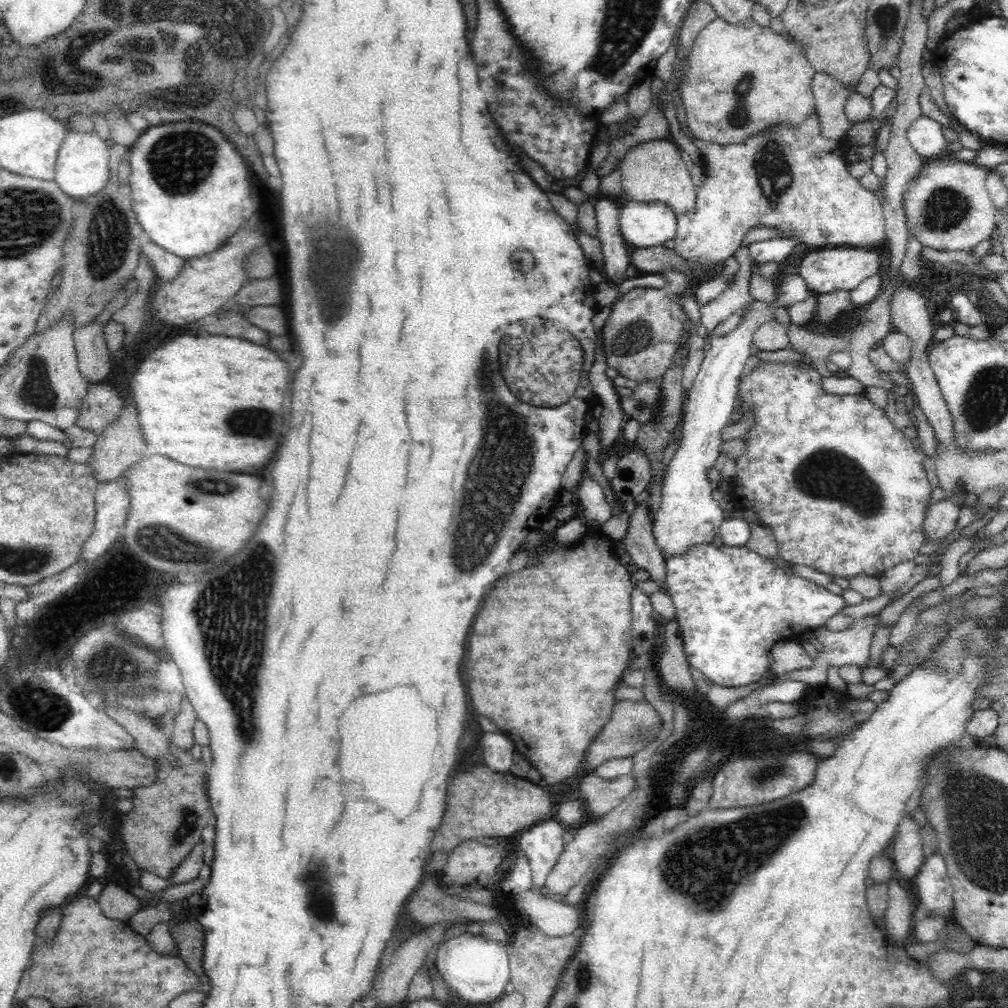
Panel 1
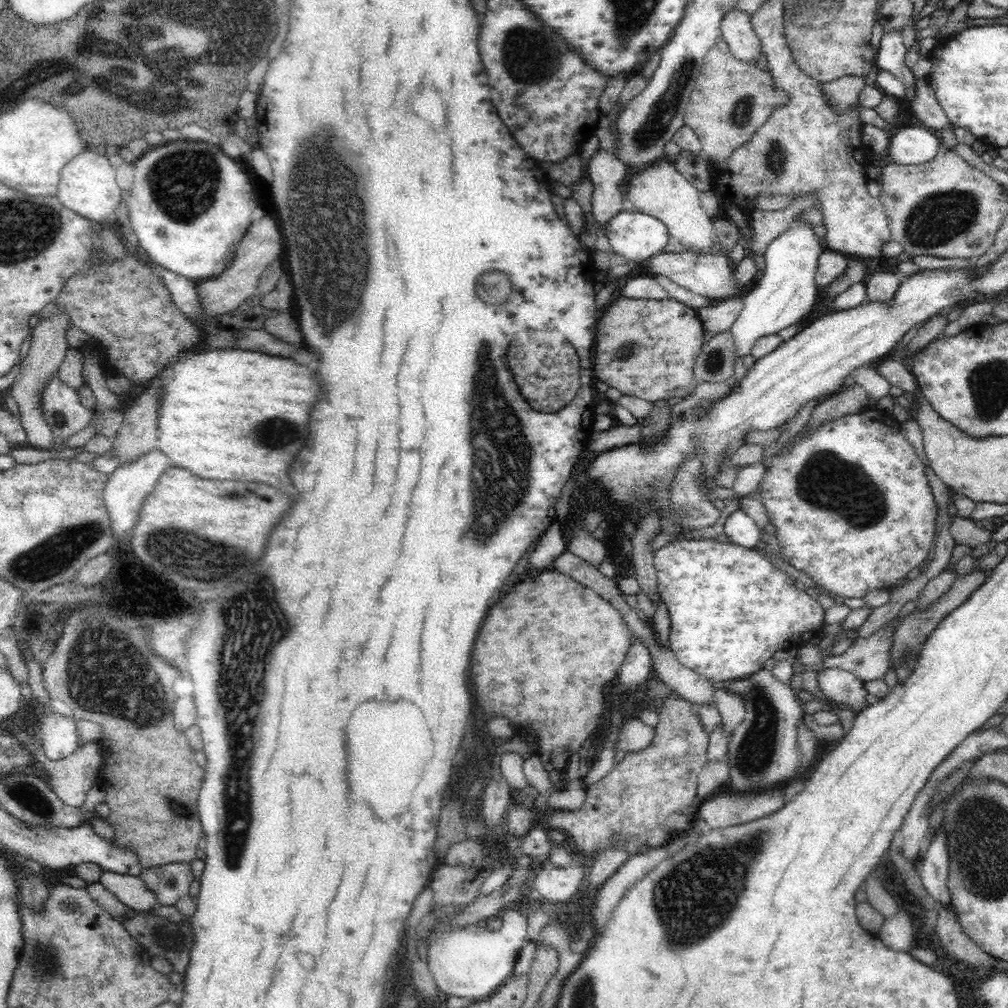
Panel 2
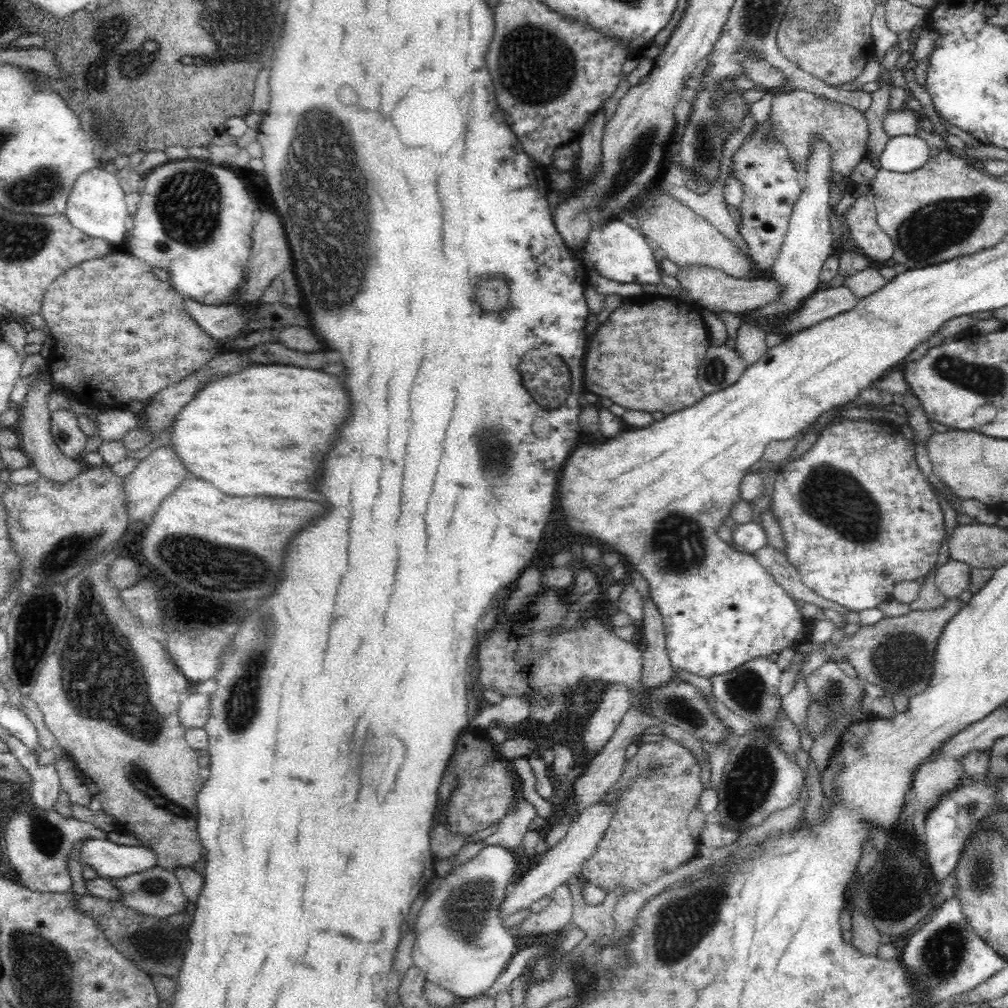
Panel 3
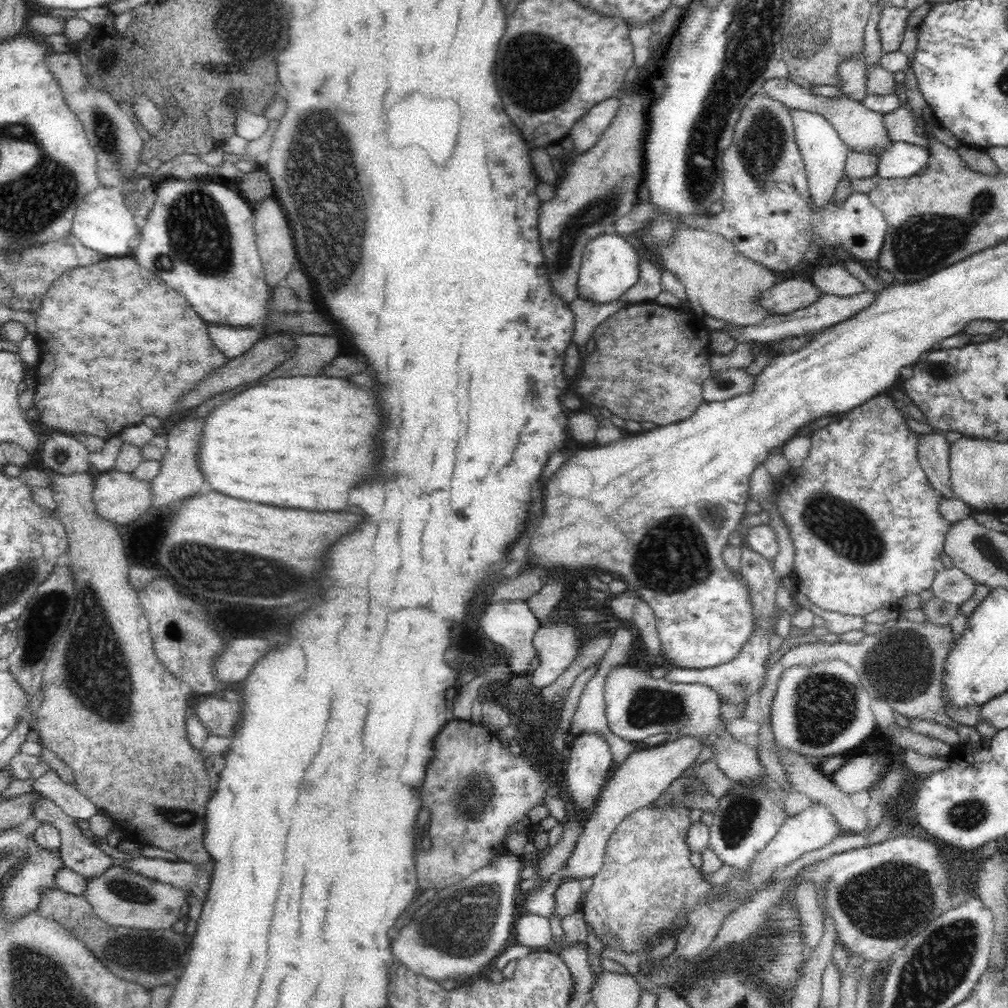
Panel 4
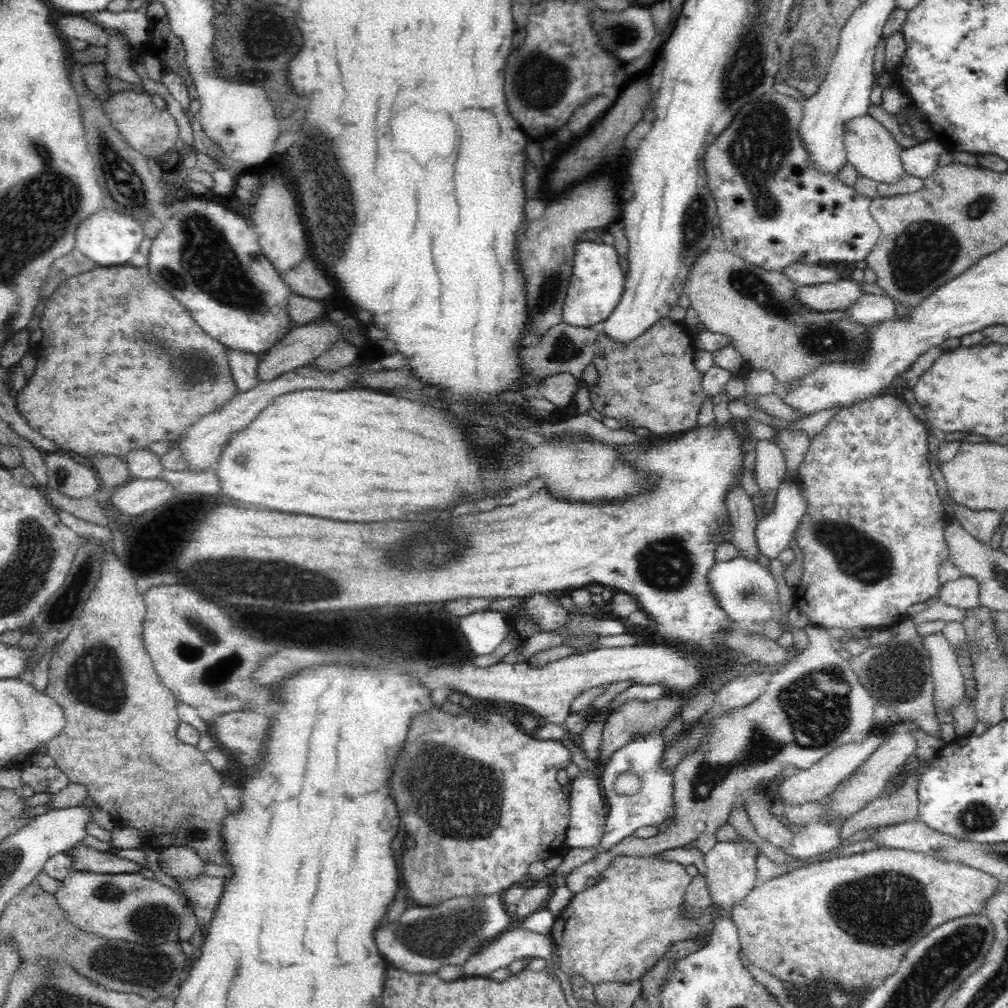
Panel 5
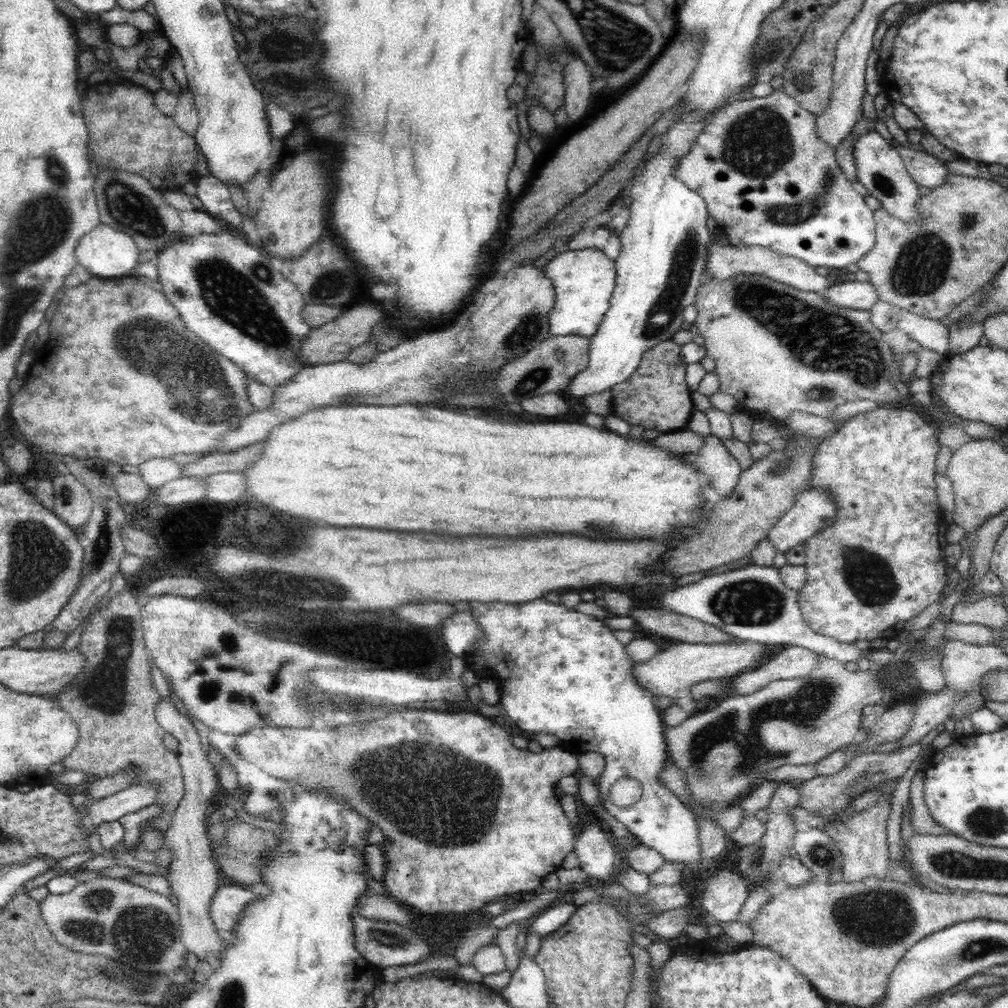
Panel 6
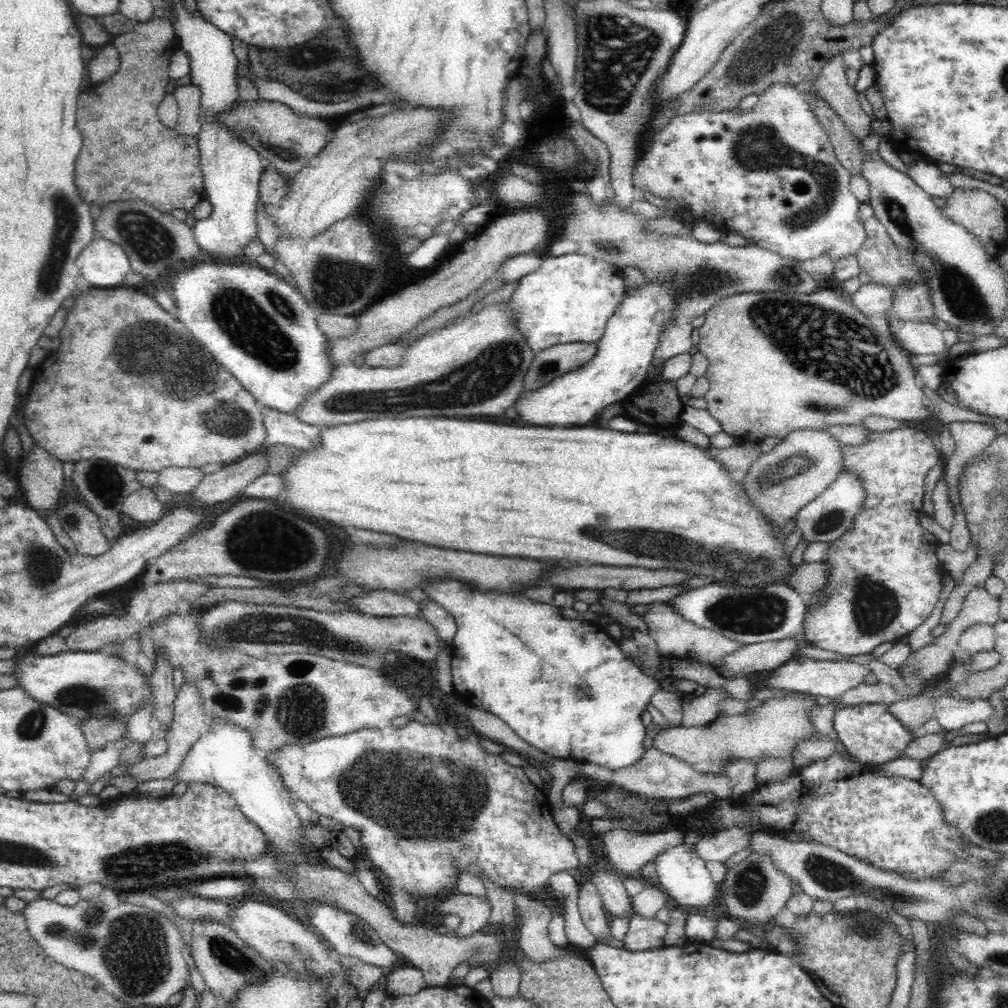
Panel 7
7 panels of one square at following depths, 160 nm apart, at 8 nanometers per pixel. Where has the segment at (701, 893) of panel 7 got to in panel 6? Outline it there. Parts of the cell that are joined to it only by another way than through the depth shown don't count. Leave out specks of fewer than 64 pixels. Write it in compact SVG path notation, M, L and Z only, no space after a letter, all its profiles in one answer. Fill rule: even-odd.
M543 598L525 603L470 601L467 604L472 619L482 631L482 638L474 642L470 648L470 652L474 653L464 658L464 665L466 670L475 672L480 681L484 675L488 675L500 685L497 703L502 706L504 719L512 720L530 737L541 733L554 735L558 740L556 746L562 746L577 756L586 752L600 754L605 761L603 773L606 786L598 781L597 788L609 814L622 822L633 836L637 836L642 845L659 853L664 864L671 864L675 868L681 866L684 877L700 878L706 870L710 871L700 848L699 826L695 816L656 778L669 761L663 736L666 727L662 715L658 713L655 695L637 682L633 672L634 662L626 654L624 645L615 637L614 631L592 616L584 616L559 602L552 603ZM624 777L639 783L642 793L638 808L618 808L611 800L610 788Z

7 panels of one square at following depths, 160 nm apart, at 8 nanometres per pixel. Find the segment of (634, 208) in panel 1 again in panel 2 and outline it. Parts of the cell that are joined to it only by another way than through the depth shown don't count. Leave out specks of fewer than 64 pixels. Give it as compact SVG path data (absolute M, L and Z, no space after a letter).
M626 206L616 216L610 218L604 226L604 236L616 255L624 257L630 269L648 268L648 261L660 255L663 248L670 242L667 227L652 215L644 214Z

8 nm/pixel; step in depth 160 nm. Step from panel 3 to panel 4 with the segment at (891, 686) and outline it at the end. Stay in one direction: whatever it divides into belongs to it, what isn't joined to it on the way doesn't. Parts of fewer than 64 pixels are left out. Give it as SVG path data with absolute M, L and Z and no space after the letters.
M901 613L893 624L888 625L876 635L866 635L858 644L848 645L837 641L834 644L797 642L796 639L789 640L783 646L783 654L767 670L764 682L759 690L759 706L763 716L757 732L759 745L756 748L757 758L765 768L766 776L773 784L776 784L784 794L792 791L787 774L784 773L776 750L778 746L774 741L772 727L770 727L769 711L772 696L776 692L776 682L780 680L780 674L793 666L808 666L826 658L837 658L847 662L859 674L860 684L871 695L871 698L884 700L886 704L907 719L918 719L929 723L943 724L947 728L957 731L960 736L961 746L976 752L982 748L985 740L980 737L975 727L963 726L954 720L949 720L942 706L942 678L945 674L945 659L948 654L948 646L952 642L952 631L950 625L940 626L930 621L922 624L906 620Z

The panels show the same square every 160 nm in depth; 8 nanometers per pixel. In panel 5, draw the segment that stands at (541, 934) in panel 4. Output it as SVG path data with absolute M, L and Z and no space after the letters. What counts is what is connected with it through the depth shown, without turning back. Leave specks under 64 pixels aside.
M515 925L512 930L499 934L475 957L468 958L462 965L462 970L464 976L490 977L498 968L506 968L527 957L544 959L544 969L555 970L549 937L517 929Z

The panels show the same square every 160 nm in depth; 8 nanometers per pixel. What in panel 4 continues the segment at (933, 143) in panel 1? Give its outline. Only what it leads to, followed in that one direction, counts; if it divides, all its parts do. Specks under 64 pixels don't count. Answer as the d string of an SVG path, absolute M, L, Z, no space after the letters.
M904 142L892 143L879 158L877 174L882 179L908 178L926 169L929 150Z

